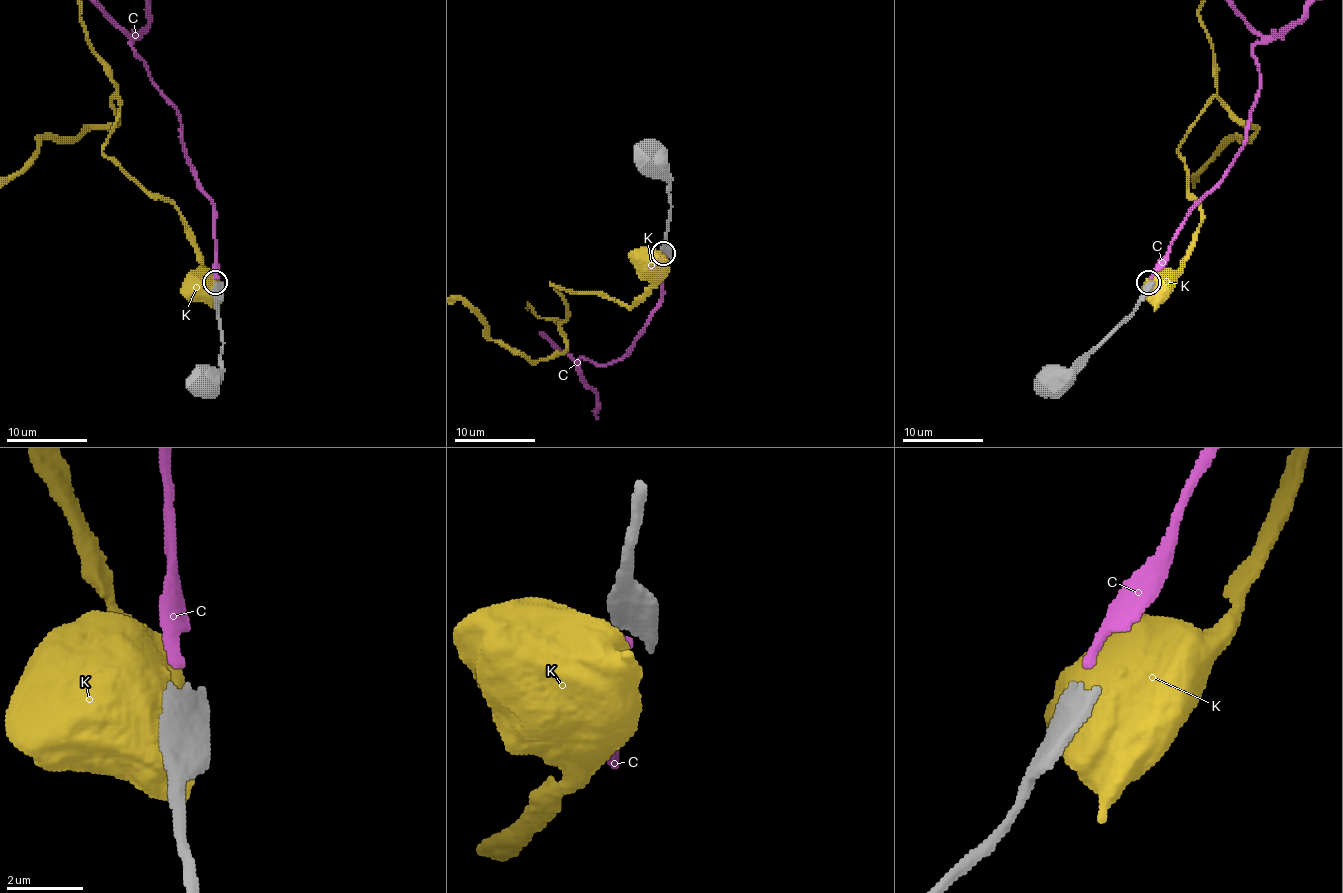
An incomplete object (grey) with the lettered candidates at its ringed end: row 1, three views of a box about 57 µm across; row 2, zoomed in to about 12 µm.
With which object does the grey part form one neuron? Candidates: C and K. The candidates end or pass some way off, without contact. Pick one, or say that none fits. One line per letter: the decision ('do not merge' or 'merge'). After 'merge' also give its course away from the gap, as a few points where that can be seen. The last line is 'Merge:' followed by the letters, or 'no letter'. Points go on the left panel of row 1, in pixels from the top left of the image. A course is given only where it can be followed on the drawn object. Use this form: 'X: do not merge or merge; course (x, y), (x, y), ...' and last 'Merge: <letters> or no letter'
C: merge
K: do not merge
Merge: C

